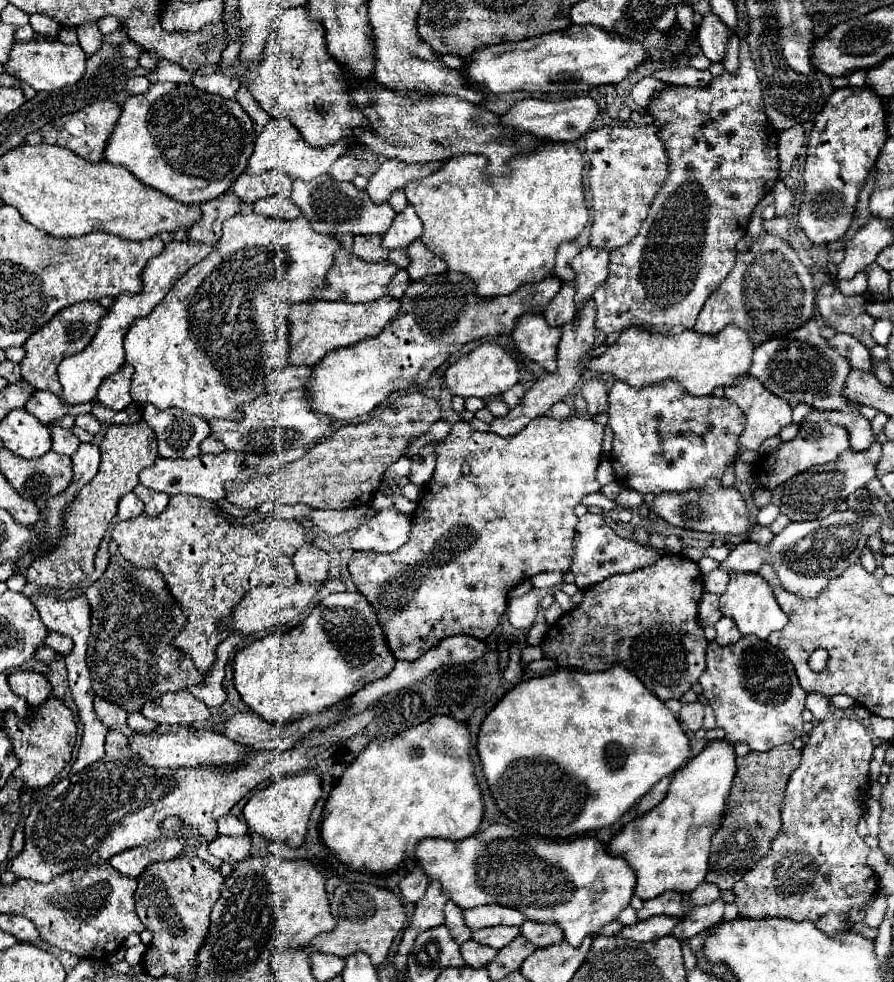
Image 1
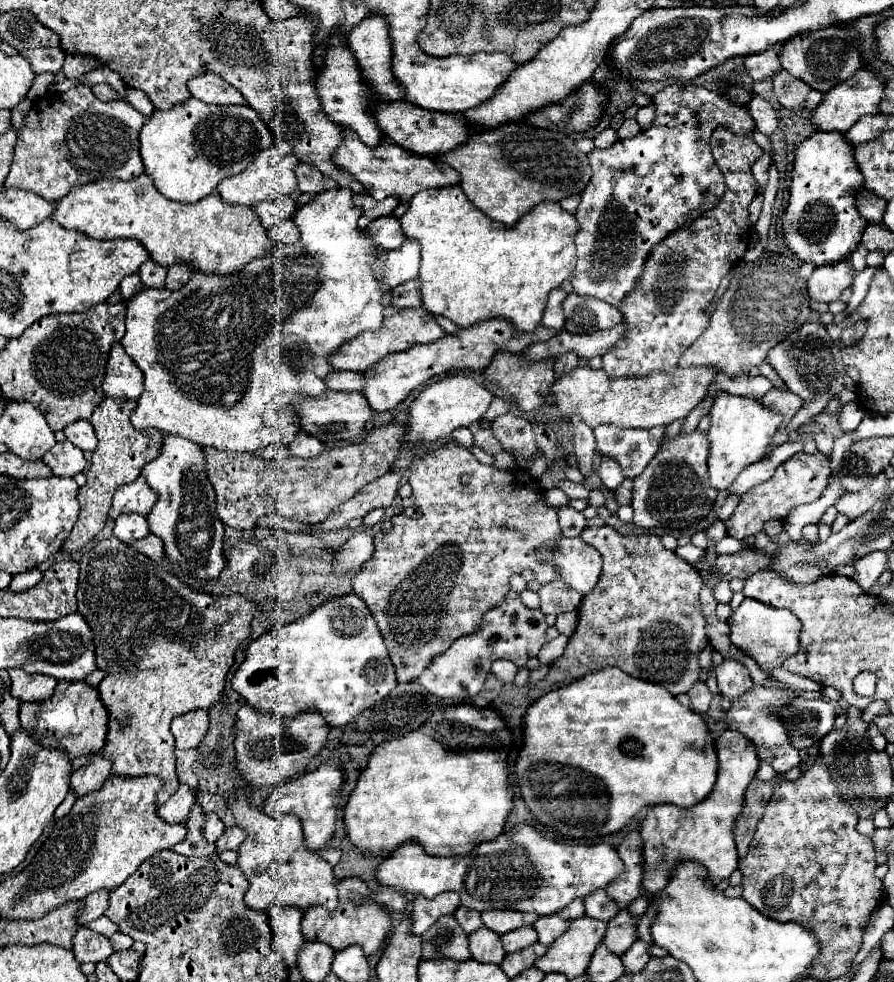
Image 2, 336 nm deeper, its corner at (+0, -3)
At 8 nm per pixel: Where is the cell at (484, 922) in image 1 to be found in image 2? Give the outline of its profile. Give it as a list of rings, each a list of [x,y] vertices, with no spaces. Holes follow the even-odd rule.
[[[484,911],[482,913],[484,927],[498,935],[514,931],[518,927],[534,925],[536,919],[538,919],[536,913],[520,913],[520,911]]]

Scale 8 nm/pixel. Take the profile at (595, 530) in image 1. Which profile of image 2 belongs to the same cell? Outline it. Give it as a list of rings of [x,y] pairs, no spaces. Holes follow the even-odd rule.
[[[560,507],[558,515],[560,515],[560,527],[564,537],[578,537],[584,531],[586,517],[580,511],[572,507]]]

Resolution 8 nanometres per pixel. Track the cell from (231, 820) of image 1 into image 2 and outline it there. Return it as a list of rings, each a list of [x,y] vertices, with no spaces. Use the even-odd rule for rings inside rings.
[[[208,813],[206,815],[206,823],[204,823],[204,837],[206,837],[206,841],[216,843],[216,839],[222,833],[224,833],[224,823],[214,813]]]

